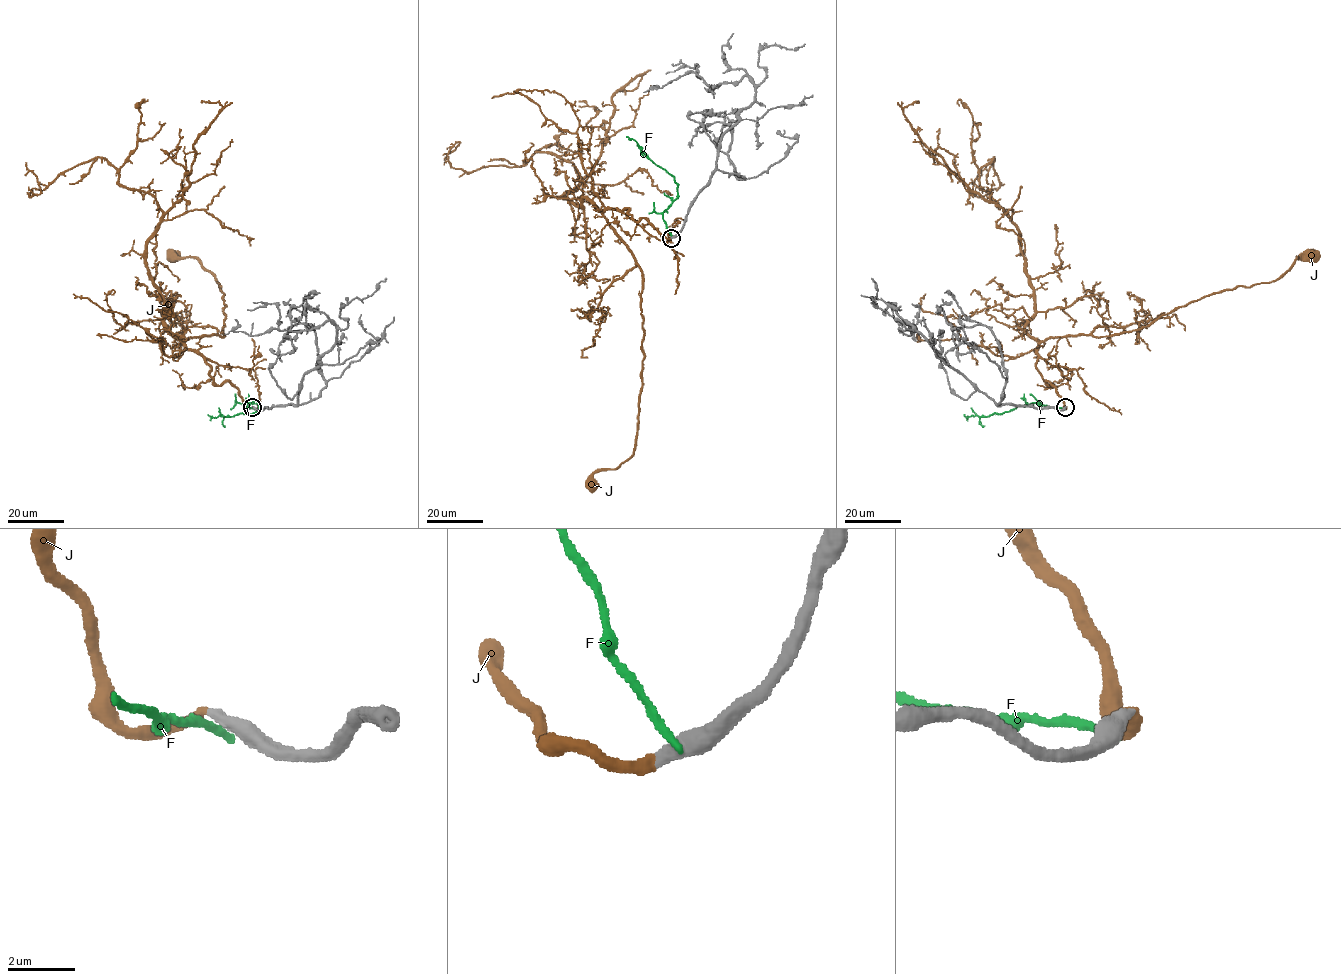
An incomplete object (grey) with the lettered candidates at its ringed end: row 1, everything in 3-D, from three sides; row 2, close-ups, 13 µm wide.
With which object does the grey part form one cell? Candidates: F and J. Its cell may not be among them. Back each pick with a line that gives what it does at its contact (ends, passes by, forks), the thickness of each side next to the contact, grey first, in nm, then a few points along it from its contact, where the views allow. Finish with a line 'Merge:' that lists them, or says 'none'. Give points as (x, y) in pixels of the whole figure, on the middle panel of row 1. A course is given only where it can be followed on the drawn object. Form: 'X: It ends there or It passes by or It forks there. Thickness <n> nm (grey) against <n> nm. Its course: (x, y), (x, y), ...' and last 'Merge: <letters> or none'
J: It ends there. Thickness 420 nm (grey) against 320 nm. Its course: (671, 238), (628, 208), (603, 213), (642, 272), (644, 357), (634, 452), (592, 482)
Merge: J

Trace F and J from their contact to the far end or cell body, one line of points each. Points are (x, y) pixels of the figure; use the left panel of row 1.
F: (254, 408), (244, 405), (253, 403), (259, 405), (259, 408), (252, 413), (215, 417), (208, 414)
J: (252, 407), (229, 381), (217, 385), (184, 343), (223, 337), (225, 306), (196, 258), (174, 256)

